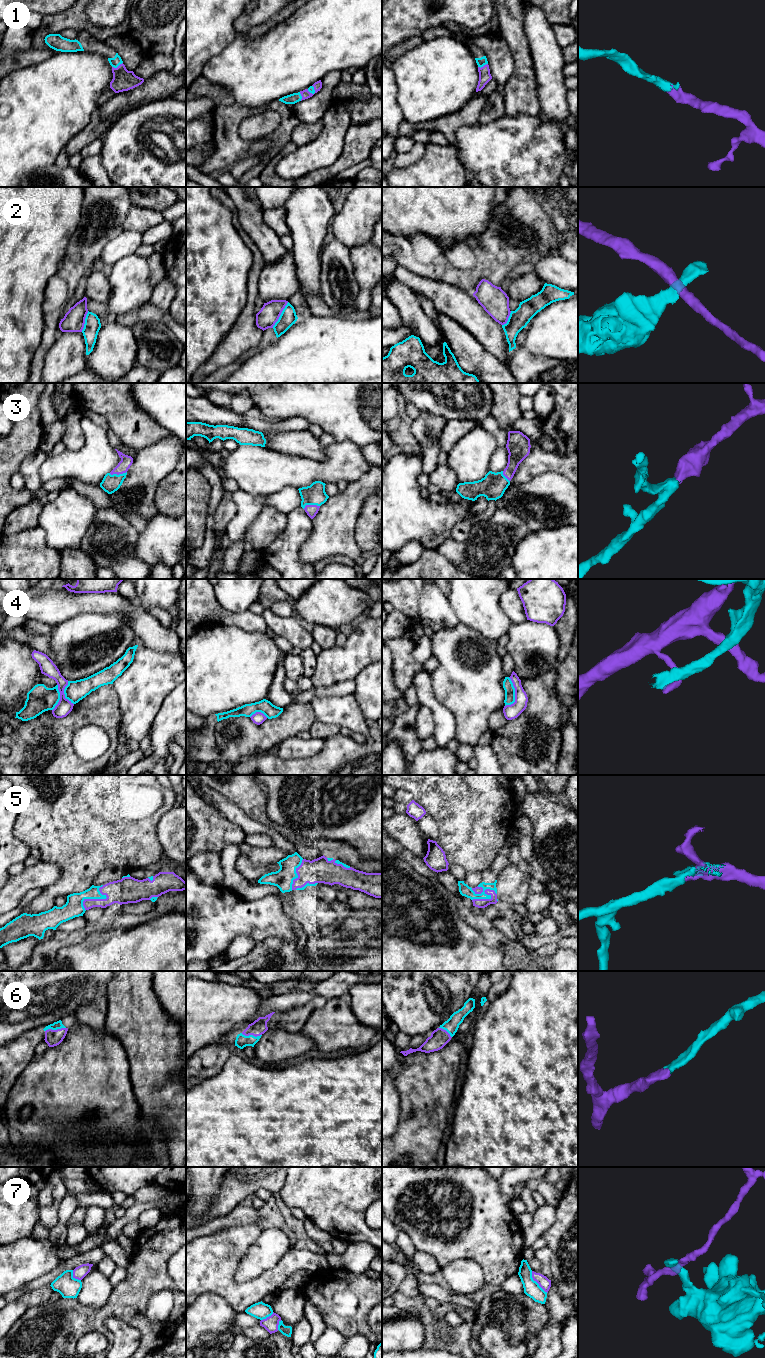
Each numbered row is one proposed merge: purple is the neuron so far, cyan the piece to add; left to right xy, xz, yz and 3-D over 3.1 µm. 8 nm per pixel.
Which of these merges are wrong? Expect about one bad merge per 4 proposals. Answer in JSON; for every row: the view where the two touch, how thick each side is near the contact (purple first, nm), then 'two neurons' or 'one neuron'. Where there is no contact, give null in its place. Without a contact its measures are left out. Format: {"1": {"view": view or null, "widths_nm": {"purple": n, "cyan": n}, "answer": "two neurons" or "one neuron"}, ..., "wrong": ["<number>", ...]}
{"1": {"view": "xy", "widths_nm": {"purple": 180, "cyan": 80}, "answer": "one neuron"}, "2": {"view": "xz", "widths_nm": {"purple": 160, "cyan": 140}, "answer": "two neurons"}, "3": {"view": "xy", "widths_nm": {"purple": 100, "cyan": 140}, "answer": "one neuron"}, "4": {"view": "yz", "widths_nm": {"purple": 120, "cyan": 80}, "answer": "two neurons"}, "5": {"view": "yz", "widths_nm": {"purple": 80, "cyan": 90}, "answer": "one neuron"}, "6": {"view": "xy", "widths_nm": {"purple": 130, "cyan": 60}, "answer": "one neuron"}, "7": {"view": "yz", "widths_nm": {"purple": 90, "cyan": 130}, "answer": "two neurons"}, "wrong": ["2", "4", "7"]}

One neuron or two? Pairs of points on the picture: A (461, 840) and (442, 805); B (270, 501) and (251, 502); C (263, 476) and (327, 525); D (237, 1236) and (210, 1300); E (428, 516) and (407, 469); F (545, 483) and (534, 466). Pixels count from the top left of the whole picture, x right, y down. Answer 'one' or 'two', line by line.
A: one
B: one
C: two
D: two
E: one
F: two

